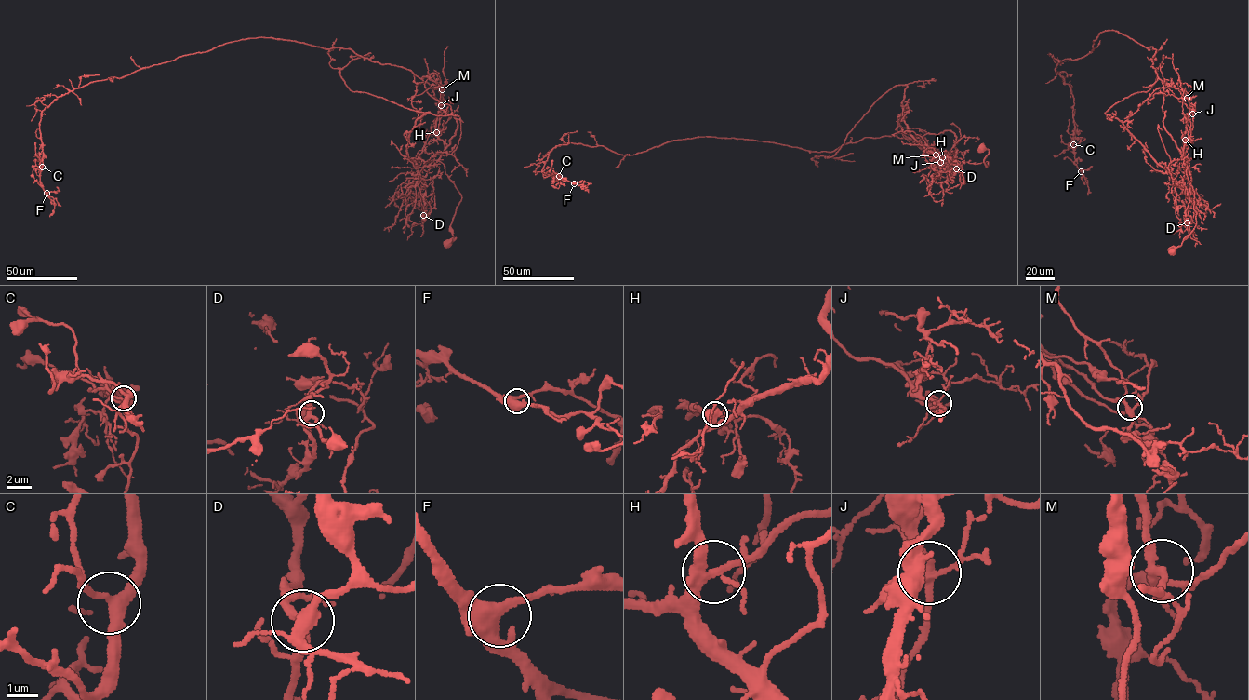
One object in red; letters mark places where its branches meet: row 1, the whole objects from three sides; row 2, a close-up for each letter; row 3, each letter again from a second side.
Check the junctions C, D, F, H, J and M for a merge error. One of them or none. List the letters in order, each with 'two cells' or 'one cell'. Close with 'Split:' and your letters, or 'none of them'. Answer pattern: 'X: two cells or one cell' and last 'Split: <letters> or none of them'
C: one cell
D: one cell
F: one cell
H: one cell
J: two cells
M: one cell
Split: J

